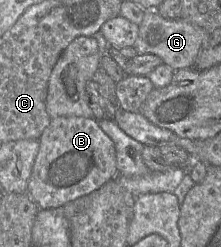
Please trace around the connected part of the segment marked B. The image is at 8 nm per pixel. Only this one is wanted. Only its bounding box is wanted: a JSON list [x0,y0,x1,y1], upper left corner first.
[27,116,118,209]

